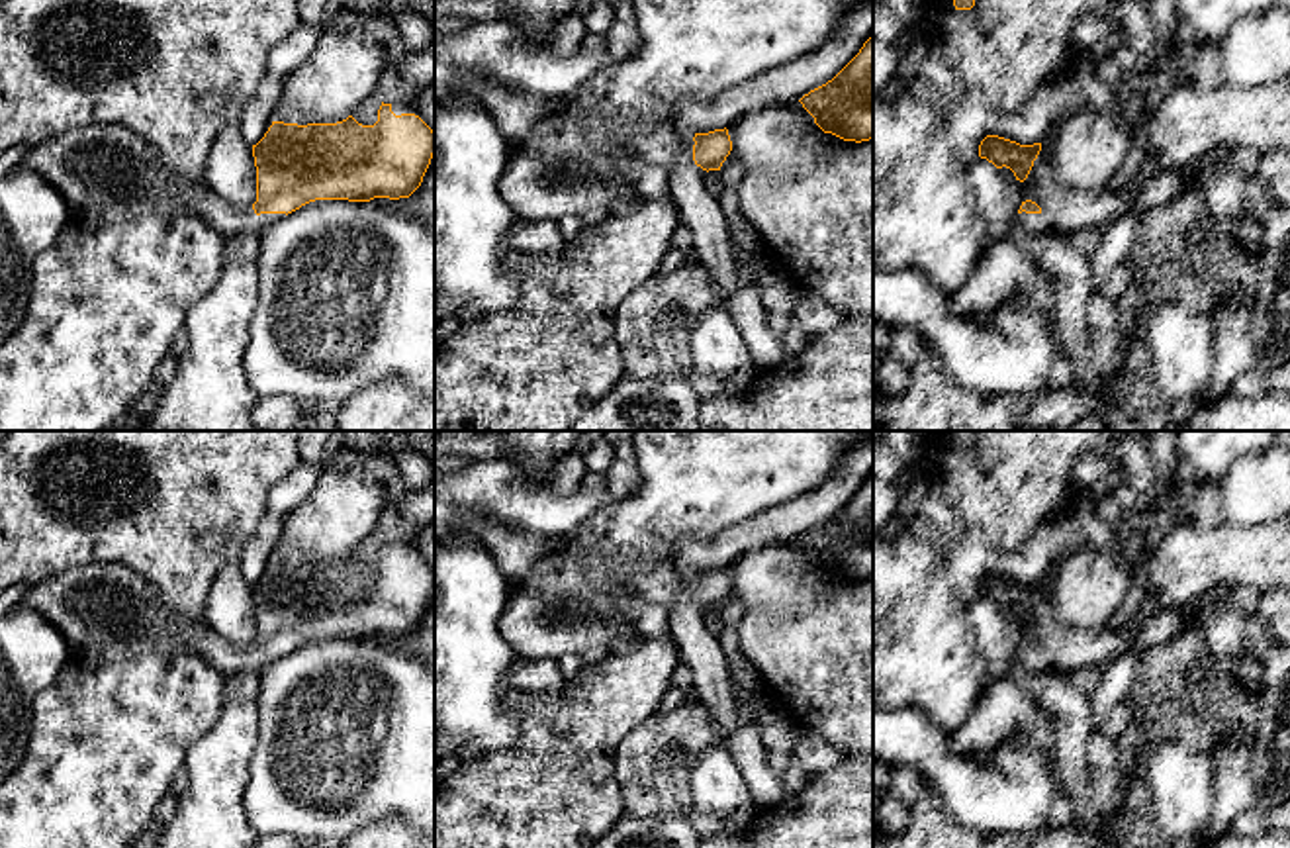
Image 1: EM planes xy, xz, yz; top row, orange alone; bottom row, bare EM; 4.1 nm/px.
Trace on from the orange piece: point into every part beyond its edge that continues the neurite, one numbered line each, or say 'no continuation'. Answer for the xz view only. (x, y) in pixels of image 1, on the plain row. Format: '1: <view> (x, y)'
1: xz (660, 584)

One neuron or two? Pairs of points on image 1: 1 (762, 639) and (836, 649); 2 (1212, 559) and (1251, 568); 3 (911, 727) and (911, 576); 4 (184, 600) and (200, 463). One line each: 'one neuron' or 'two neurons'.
1: one neuron
2: one neuron
3: two neurons
4: one neuron

